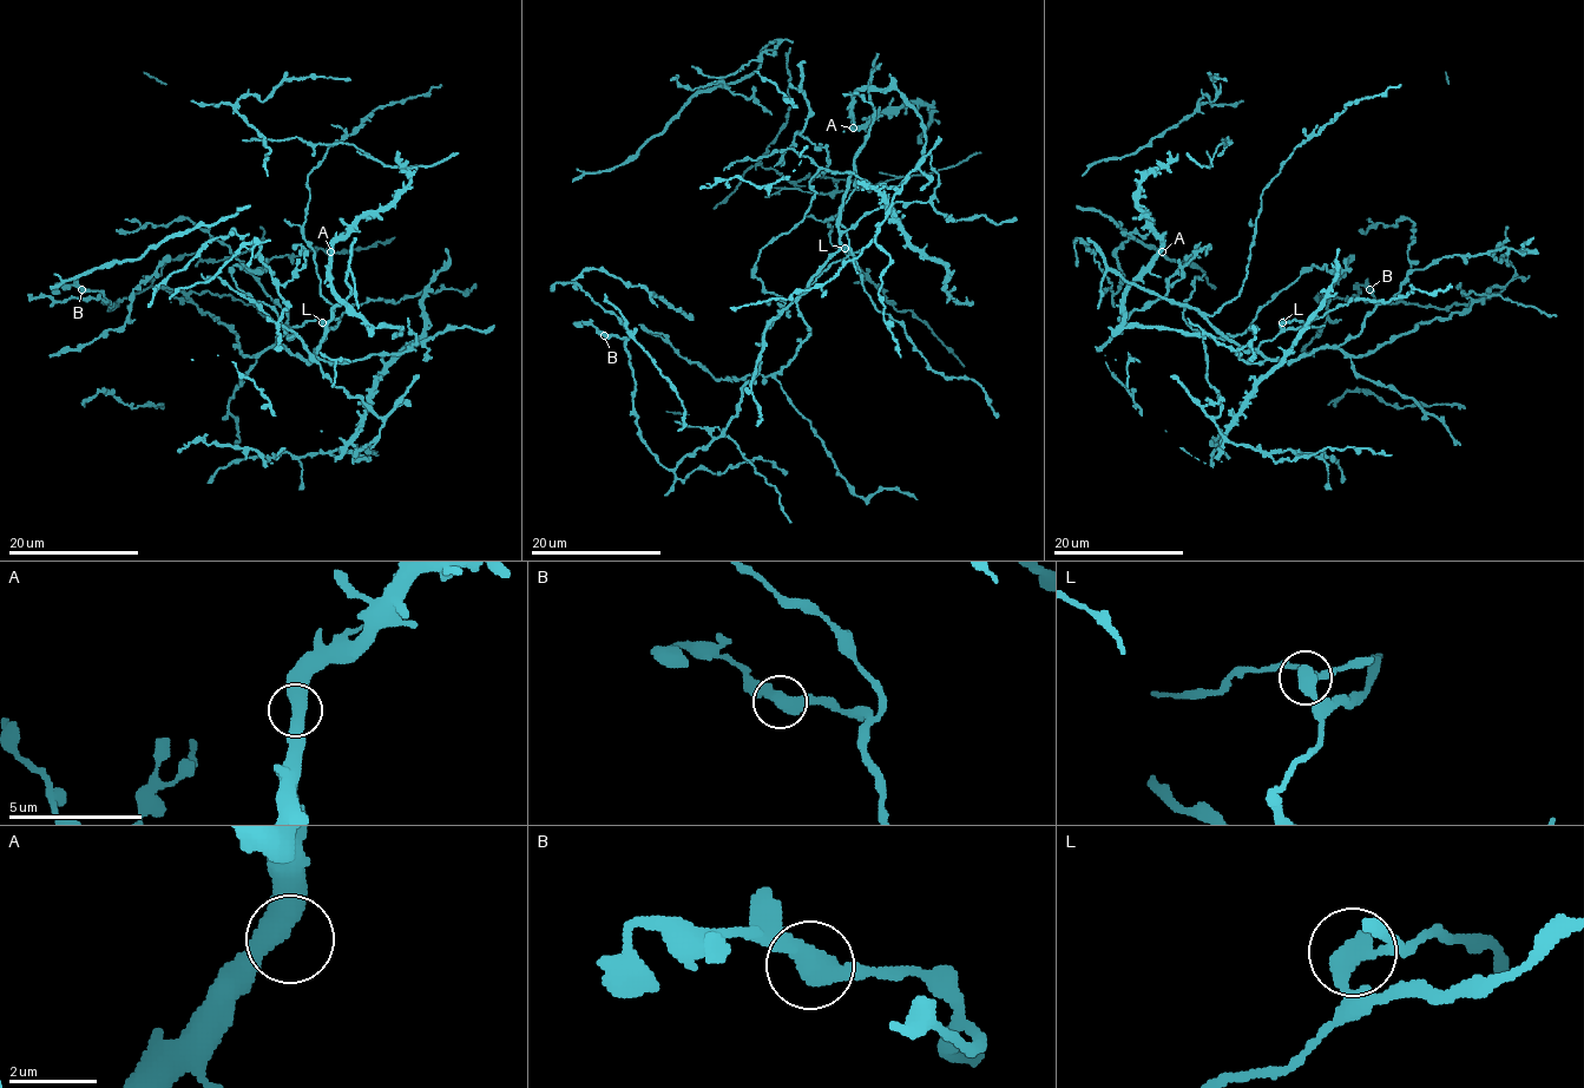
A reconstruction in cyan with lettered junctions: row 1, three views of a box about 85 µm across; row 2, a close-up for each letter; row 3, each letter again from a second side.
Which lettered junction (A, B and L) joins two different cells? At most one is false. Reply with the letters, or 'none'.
L

